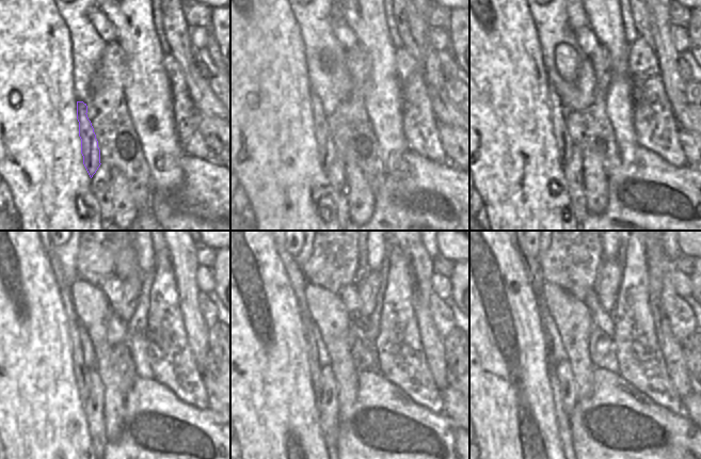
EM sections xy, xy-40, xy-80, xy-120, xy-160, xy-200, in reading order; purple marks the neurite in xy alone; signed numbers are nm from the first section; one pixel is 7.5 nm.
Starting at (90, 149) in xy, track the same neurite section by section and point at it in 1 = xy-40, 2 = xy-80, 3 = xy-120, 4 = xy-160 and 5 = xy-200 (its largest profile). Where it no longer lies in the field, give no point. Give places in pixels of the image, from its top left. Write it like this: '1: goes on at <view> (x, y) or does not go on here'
1: goes on at xy-40 (327, 149)
2: goes on at xy-80 (564, 143)
3: goes on at xy-120 (81, 372)
4: goes on at xy-160 (295, 271)
5: goes on at xy-200 (531, 265)

